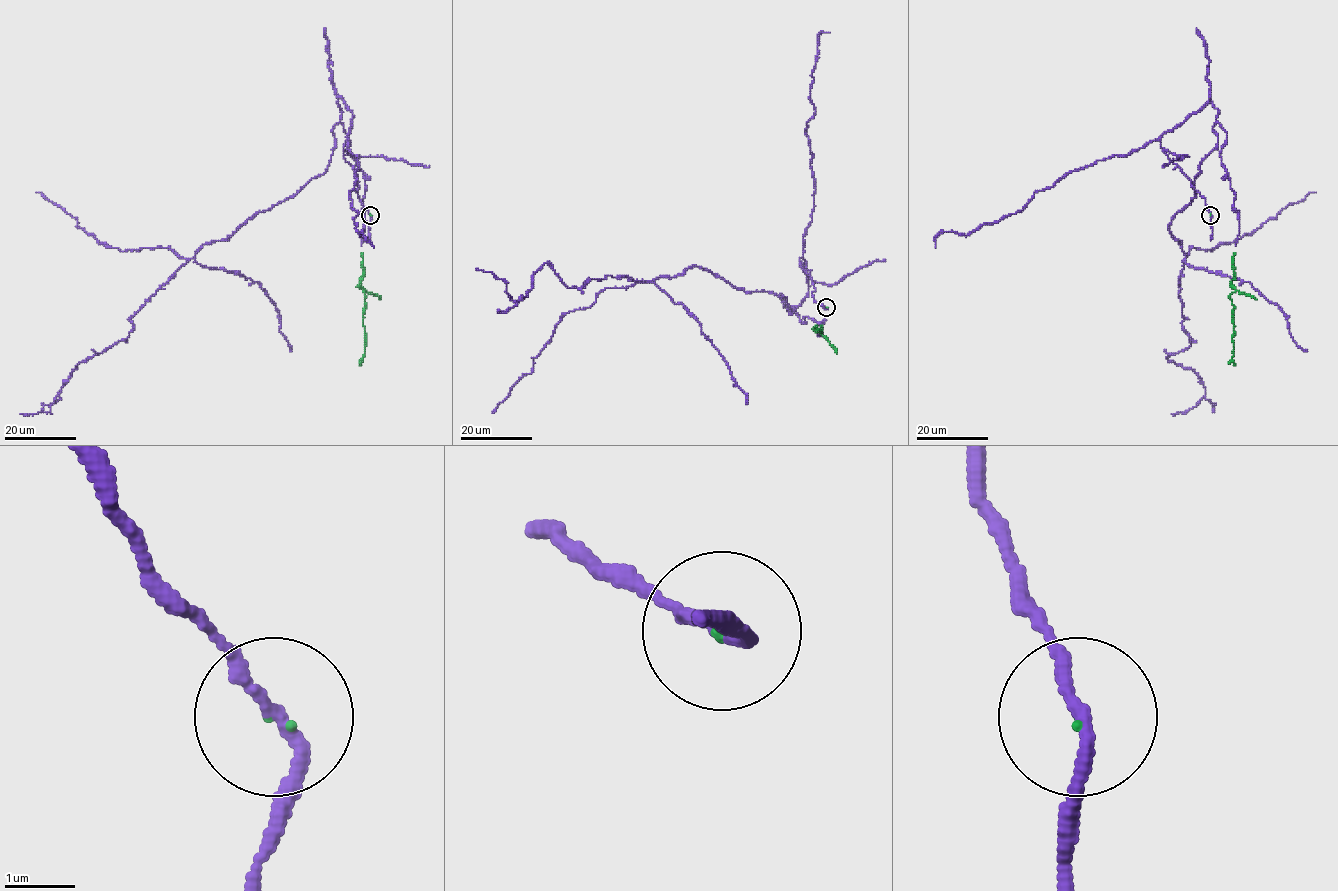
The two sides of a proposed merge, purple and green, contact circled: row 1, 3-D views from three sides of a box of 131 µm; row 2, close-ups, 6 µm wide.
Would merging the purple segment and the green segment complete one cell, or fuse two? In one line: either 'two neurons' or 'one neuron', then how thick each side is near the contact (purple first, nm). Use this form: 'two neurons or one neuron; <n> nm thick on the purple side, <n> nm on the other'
one neuron; 170 nm thick on the purple side, 50 nm on the other

